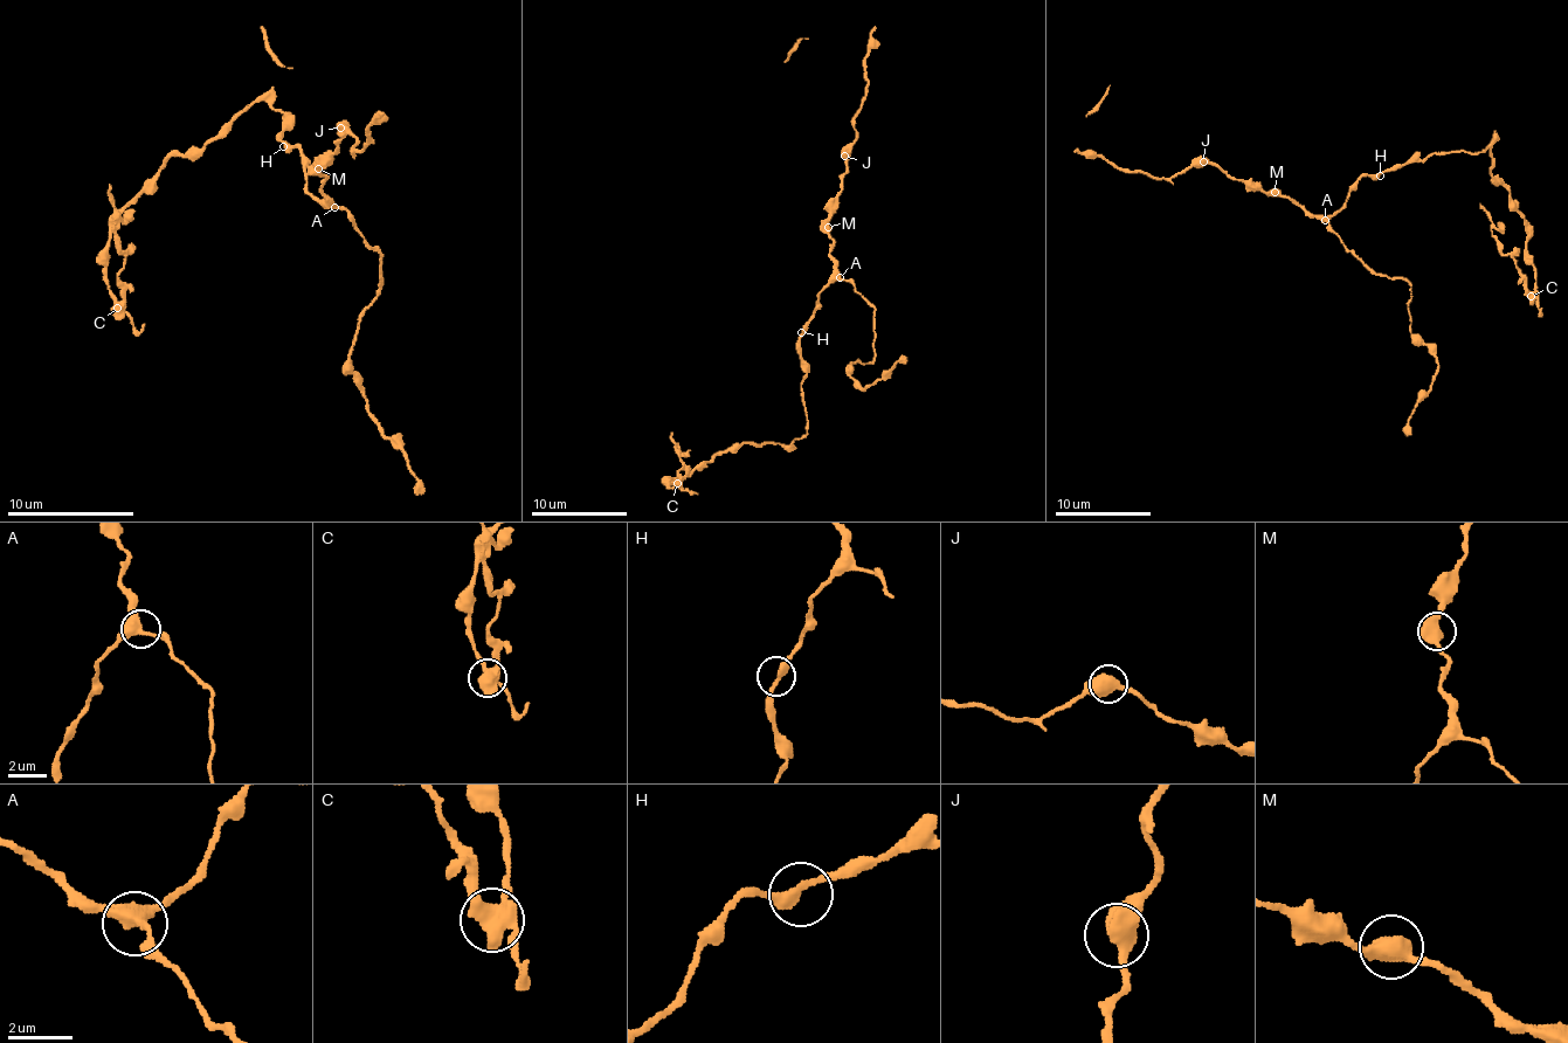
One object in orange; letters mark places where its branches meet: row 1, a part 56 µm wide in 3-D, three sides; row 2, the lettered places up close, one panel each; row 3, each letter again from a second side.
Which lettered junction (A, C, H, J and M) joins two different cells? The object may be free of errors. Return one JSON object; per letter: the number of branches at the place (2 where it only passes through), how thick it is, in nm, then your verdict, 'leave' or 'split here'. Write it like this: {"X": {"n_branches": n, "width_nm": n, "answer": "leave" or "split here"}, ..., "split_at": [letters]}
{"A": {"n_branches": 3, "width_nm": 360, "answer": "leave"}, "C": {"n_branches": 3, "width_nm": 480, "answer": "split here"}, "H": {"n_branches": 2, "width_nm": 320, "answer": "leave"}, "J": {"n_branches": 2, "width_nm": 550, "answer": "leave"}, "M": {"n_branches": 2, "width_nm": 550, "answer": "leave"}, "split_at": ["C"]}

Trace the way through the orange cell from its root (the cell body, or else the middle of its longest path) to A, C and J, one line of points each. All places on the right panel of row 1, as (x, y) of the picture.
A: (1377, 173), (1362, 175), (1348, 199), (1325, 220)
C: (1377, 173), (1434, 153), (1479, 153), (1493, 139), (1491, 175), (1527, 228), (1527, 261), (1537, 280), (1532, 297)
J: (1377, 173), (1362, 175), (1348, 199), (1332, 215), (1309, 215), (1286, 197), (1251, 190), (1203, 161)

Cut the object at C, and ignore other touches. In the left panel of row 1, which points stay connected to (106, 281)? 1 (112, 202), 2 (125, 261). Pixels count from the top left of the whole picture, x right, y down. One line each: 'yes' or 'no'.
1: no
2: no

